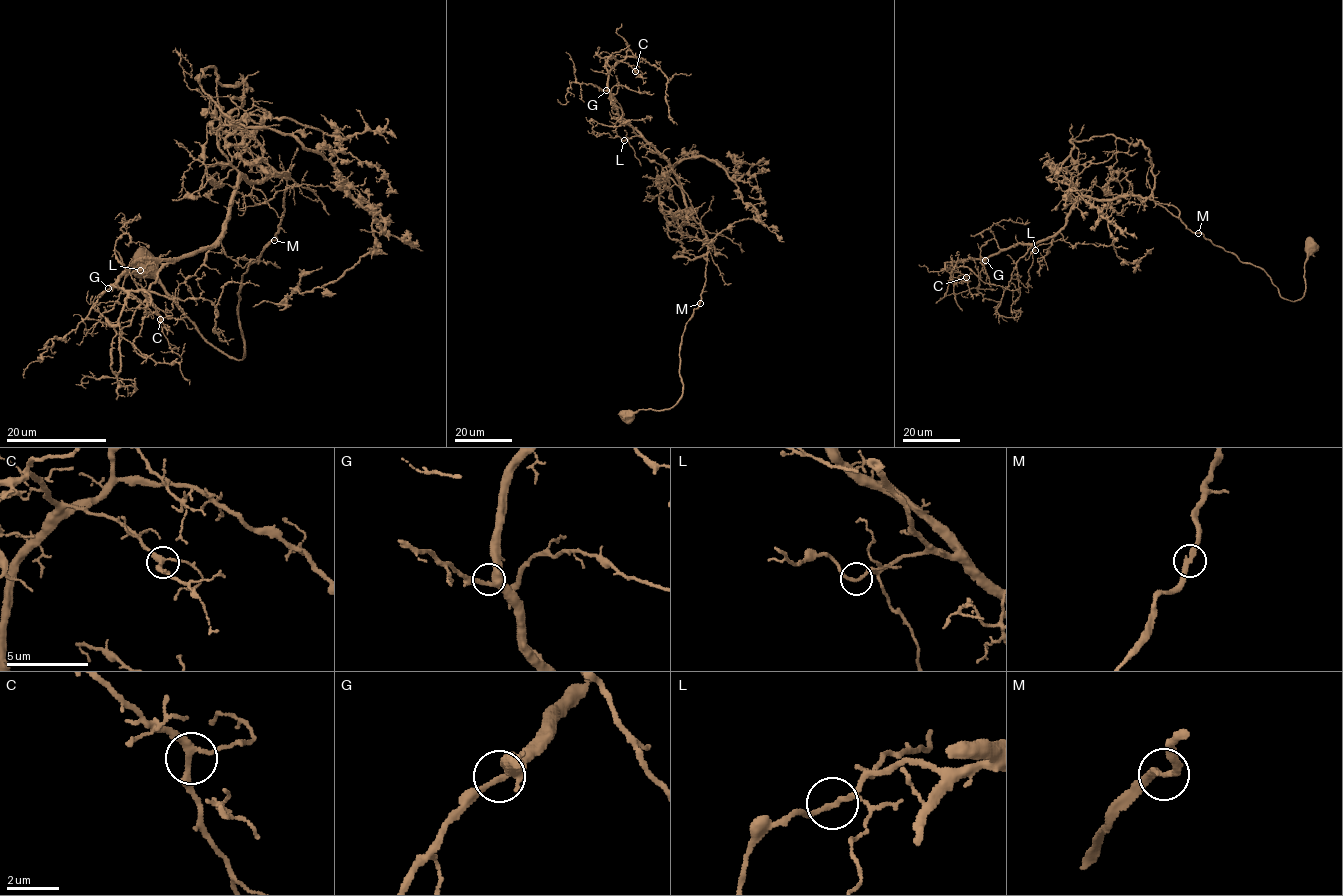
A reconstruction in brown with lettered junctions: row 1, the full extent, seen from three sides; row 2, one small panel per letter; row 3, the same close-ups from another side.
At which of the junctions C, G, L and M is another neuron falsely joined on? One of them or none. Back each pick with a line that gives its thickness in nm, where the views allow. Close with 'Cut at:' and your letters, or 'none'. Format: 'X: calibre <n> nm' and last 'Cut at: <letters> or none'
Cut at: none

